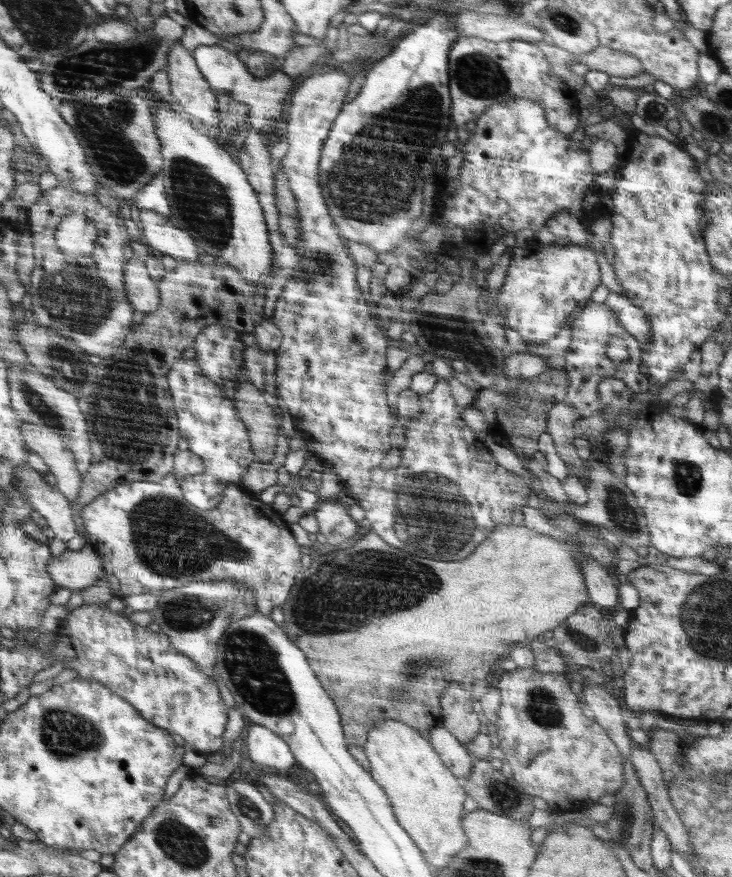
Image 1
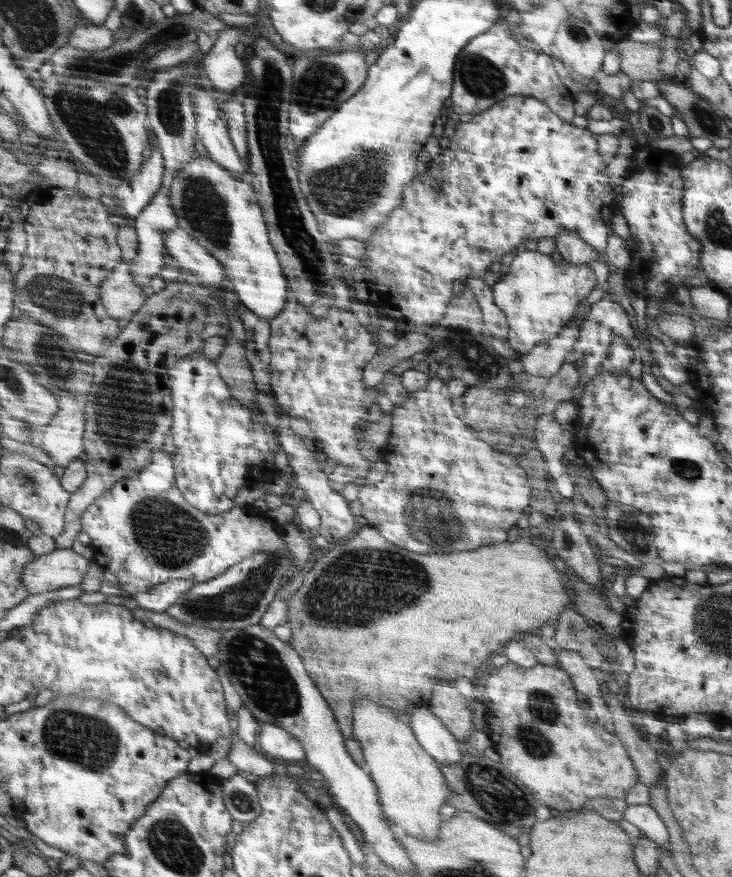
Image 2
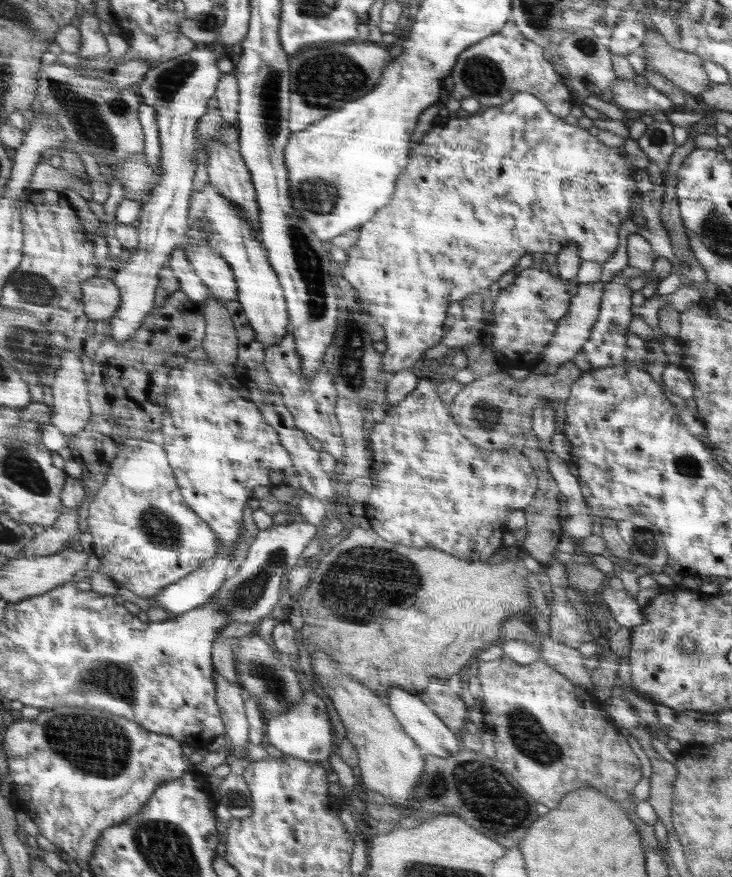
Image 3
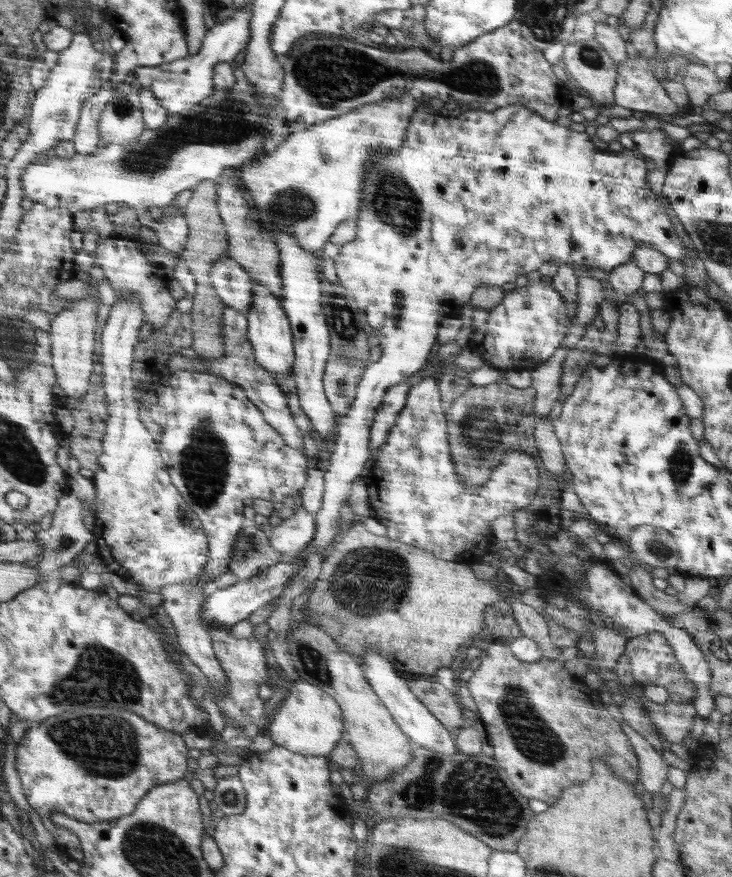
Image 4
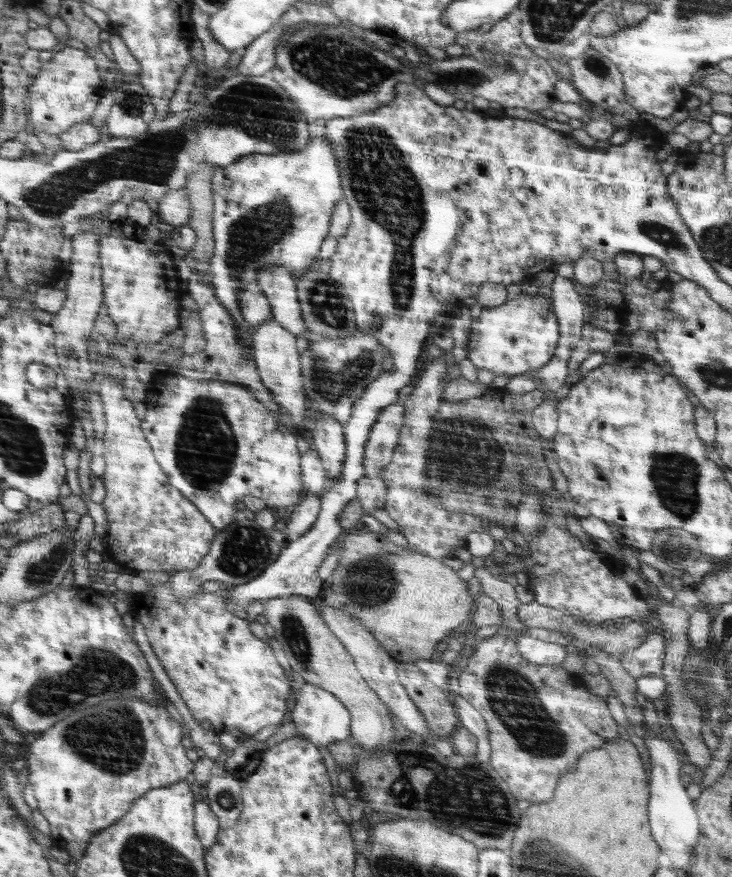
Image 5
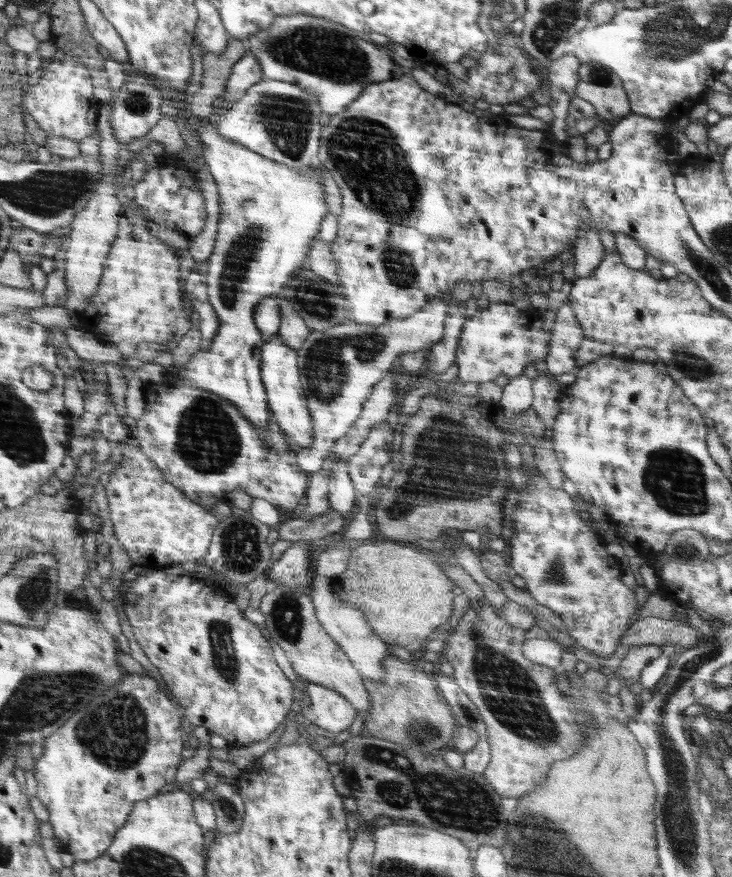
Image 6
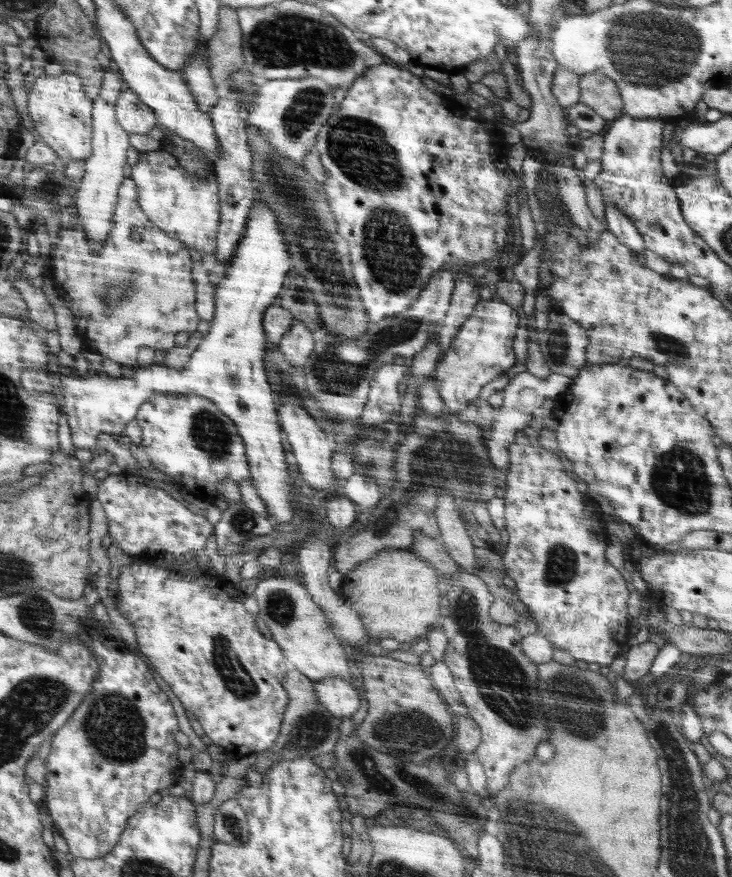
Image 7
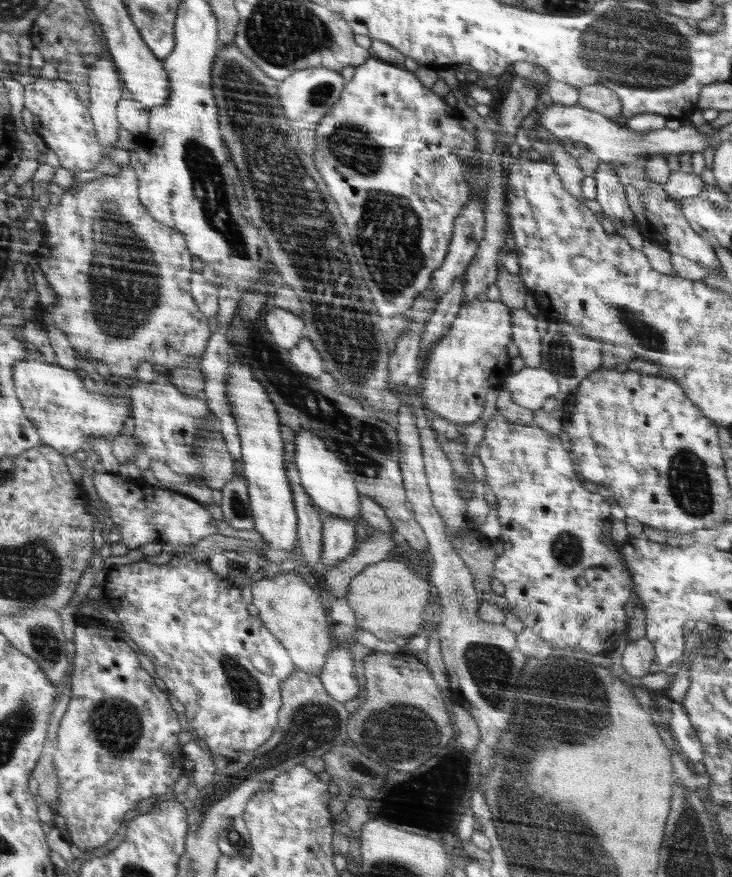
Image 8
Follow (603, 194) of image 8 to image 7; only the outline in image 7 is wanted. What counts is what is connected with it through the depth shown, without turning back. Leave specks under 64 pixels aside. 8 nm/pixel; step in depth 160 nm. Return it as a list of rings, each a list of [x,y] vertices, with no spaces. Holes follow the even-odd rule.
[[[605,204],[607,230],[613,232],[624,246],[635,253],[644,252],[645,242],[636,225],[614,204]]]

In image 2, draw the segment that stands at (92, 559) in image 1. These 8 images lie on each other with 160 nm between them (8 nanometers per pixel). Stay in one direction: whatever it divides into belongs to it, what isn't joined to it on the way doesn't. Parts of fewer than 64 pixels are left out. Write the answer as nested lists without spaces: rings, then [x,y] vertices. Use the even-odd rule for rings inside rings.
[[[72,548],[56,549],[52,553],[38,555],[22,569],[21,583],[29,594],[44,594],[62,587],[78,586],[89,569],[90,561]]]

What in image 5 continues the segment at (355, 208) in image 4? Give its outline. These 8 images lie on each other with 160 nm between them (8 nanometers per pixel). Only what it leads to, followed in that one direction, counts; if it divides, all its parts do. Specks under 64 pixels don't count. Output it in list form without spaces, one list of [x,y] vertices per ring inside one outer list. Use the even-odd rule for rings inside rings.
[[[311,137],[306,148],[290,154],[251,154],[242,160],[215,168],[211,176],[213,192],[213,237],[214,248],[209,260],[209,271],[213,274],[213,292],[224,308],[229,310],[237,324],[237,340],[245,348],[253,350],[251,327],[245,324],[239,308],[238,292],[247,284],[256,284],[257,274],[265,266],[292,266],[294,273],[314,262],[322,240],[328,236],[328,224],[336,203],[344,198],[340,186],[338,159],[332,154],[333,146],[325,137]]]

